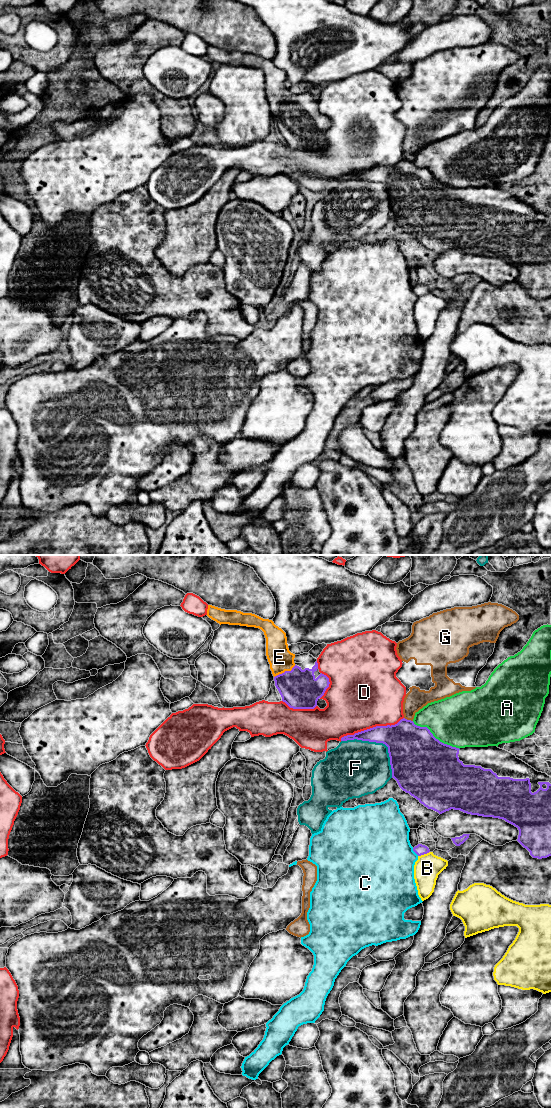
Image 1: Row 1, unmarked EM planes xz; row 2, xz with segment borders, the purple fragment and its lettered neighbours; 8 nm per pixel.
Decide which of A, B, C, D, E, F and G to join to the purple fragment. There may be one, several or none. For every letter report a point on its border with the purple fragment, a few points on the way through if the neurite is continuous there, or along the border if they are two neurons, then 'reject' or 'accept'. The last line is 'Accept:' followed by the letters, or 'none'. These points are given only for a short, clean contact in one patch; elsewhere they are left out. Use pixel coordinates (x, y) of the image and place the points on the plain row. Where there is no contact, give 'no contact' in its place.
A: contact xz (434, 177); reject
B: contact xz (423, 294); reject
C: contact xz (415, 292); reject
D: contact xz (371, 168); reject
E: contact xz (285, 111); way xz (299, 129), (290, 120), (285, 111), (279, 97); accept
F: contact xz (379, 182); reject
G: contact xz (408, 160); reject
Accept: E

